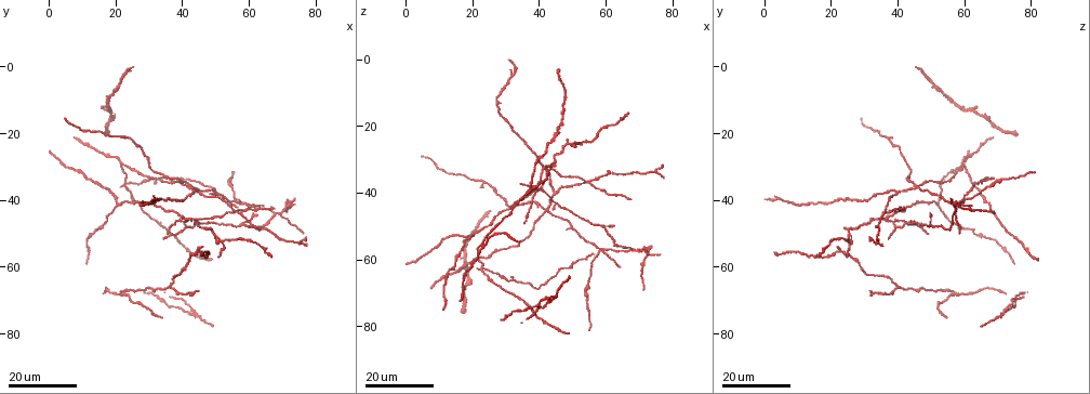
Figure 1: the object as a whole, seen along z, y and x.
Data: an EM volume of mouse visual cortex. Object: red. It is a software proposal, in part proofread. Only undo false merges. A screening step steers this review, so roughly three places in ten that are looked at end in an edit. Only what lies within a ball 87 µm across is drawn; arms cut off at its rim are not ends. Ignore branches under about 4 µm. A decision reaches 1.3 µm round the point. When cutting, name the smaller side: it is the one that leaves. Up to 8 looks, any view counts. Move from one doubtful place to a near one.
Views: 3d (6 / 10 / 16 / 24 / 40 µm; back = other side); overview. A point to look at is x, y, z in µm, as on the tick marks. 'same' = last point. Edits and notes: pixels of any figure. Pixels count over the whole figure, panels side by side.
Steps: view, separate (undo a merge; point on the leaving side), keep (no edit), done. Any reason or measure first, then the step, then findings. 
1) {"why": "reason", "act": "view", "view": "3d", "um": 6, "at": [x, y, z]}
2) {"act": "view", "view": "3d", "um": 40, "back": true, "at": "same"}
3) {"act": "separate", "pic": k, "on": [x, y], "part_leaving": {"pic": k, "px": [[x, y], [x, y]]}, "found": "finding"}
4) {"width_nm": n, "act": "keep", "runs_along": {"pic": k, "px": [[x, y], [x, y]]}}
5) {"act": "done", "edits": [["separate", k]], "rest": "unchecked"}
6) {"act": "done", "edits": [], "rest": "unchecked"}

{"why": "side arm on a straight run", "act": "view", "view": "3d", "um": 16, "at": [22.0, 67.5, 57.0]}

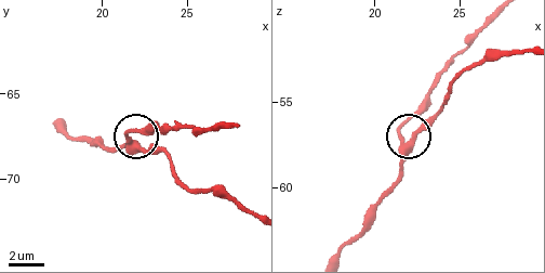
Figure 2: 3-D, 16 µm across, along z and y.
{"why": "zoom in", "act": "view", "view": "3d", "um": 6, "at": [22.1, 68.2, 57.4]}

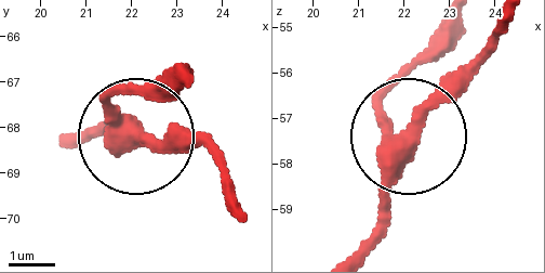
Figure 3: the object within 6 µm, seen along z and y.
{"arms": 3, "act": "keep", "runs_along": {"pic": 3, "px": [[459, 17], [385, 111], [416, 121], [482, 55]]}, "found": "all the same neuron"}

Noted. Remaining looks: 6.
{"why": "four-way junction", "act": "view", "view": "3d", "um": 16, "at": [23.5, 35.0, 62.0]}

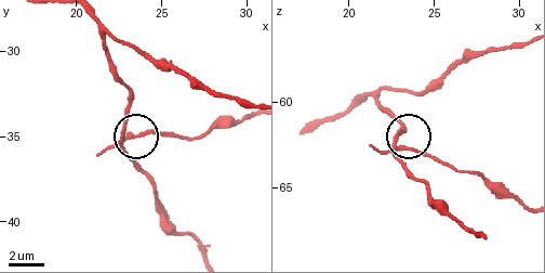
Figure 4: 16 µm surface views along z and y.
{"why": "closer look", "act": "view", "view": "3d", "um": 6, "at": [23.0, 35.0, 62.6]}

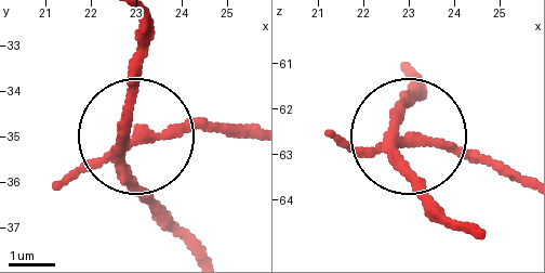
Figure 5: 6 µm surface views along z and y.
{"why": "from behind", "act": "view", "view": "3d", "um": 6, "back": true, "at": [23.05, 35.05, 62.65]}

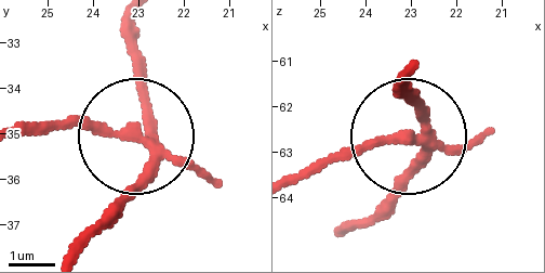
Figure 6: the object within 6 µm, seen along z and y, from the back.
{"width_nm": 230, "act": "separate", "pic": 6, "on": [87, 117], "part_leaving": {"pic": 6, "px": [[144, 145], [20, 126]]}, "found": "a second neuron is stuck on"}

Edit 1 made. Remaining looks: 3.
{"act": "view", "view": "overview"}

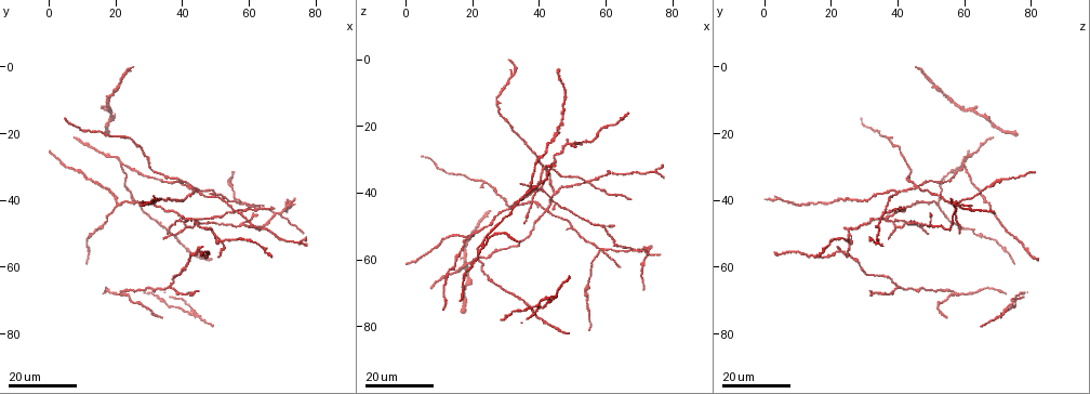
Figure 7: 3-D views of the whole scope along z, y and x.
{"why": "four arms meet", "act": "view", "view": "3d", "um": 16, "at": [42.0, 36.0, 45.0]}

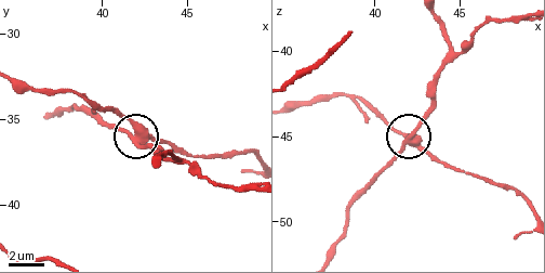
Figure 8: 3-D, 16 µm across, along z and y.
{"act": "view", "view": "3d", "um": 6, "at": [42.3, 35.8, 45.3]}

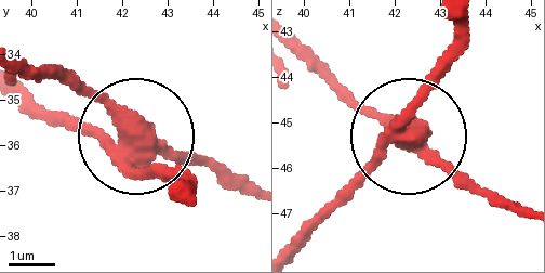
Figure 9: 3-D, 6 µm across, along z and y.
{"width_nm": 390, "act": "separate", "pic": 9, "on": [455, 169], "found": "a second neuron is stuck on"}

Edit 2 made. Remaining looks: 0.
{"act": "done", "edits": [["separate", 6], ["separate", 9]], "rest": "unchecked"}

